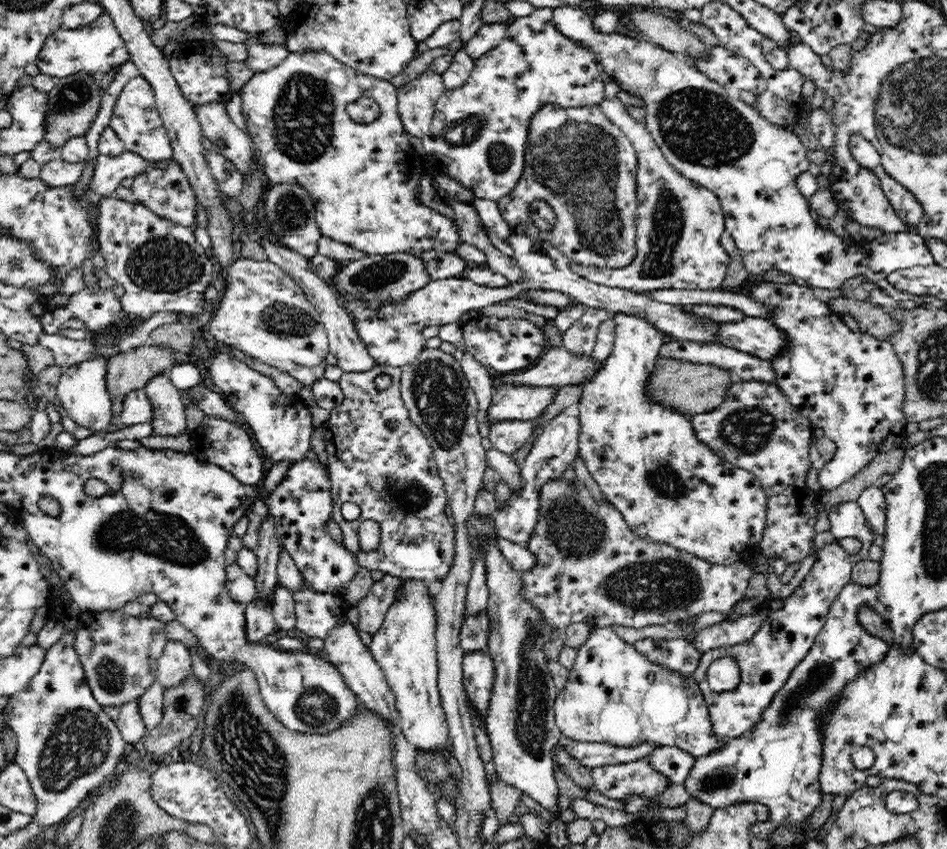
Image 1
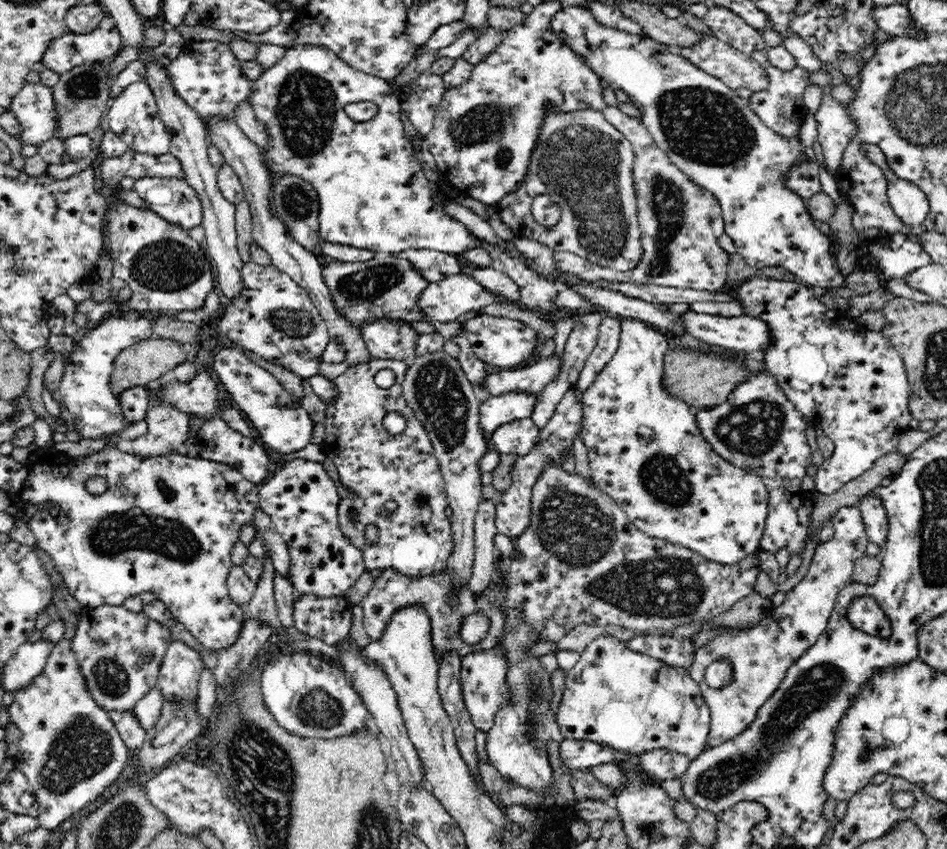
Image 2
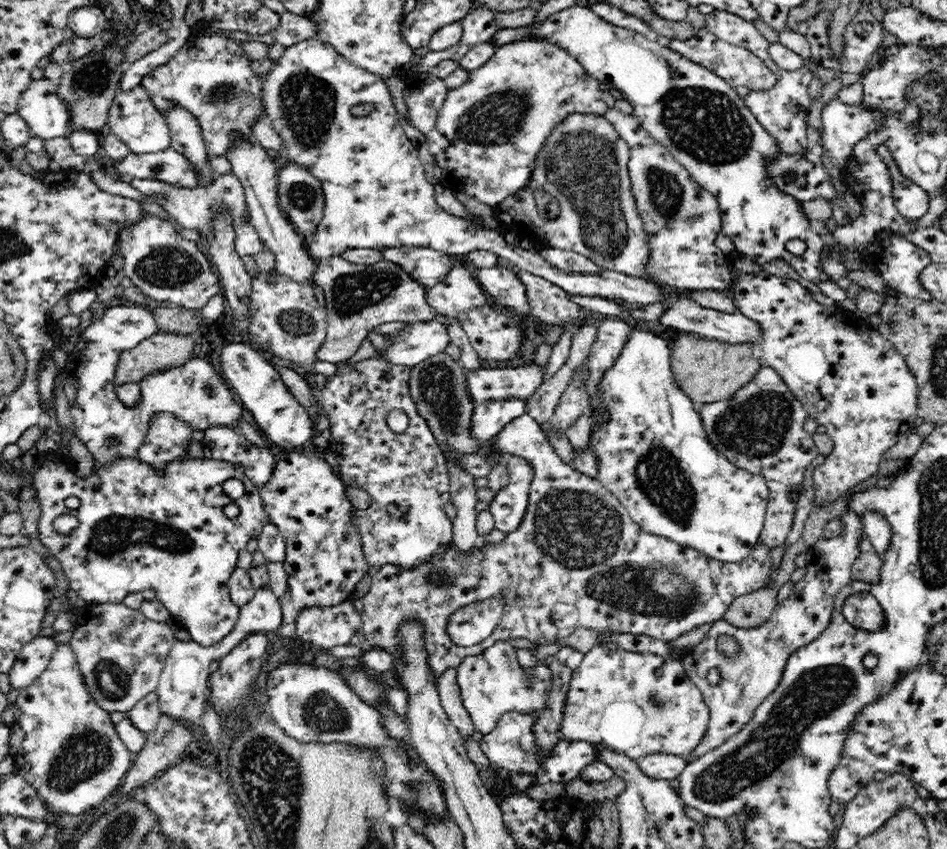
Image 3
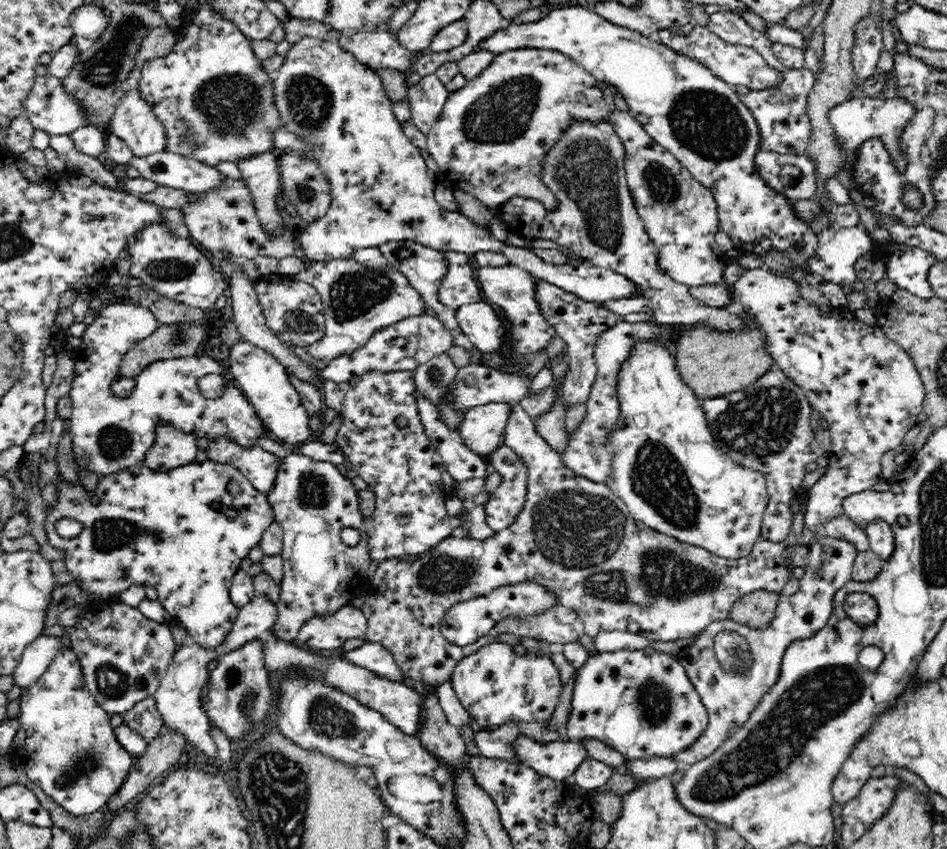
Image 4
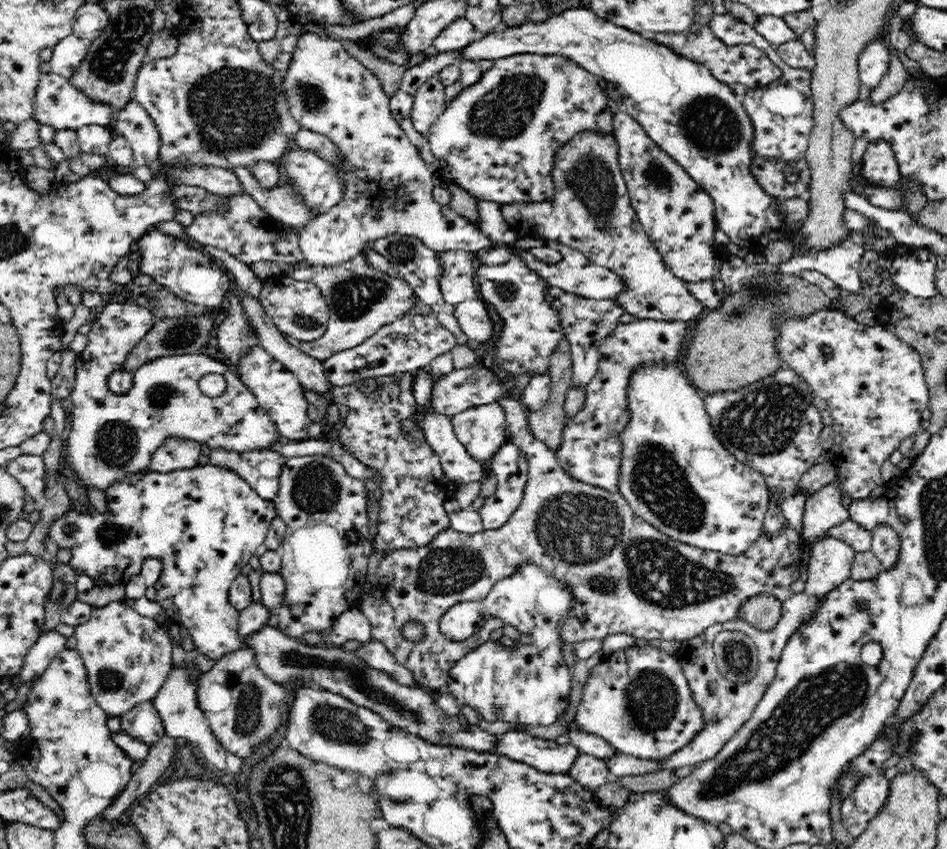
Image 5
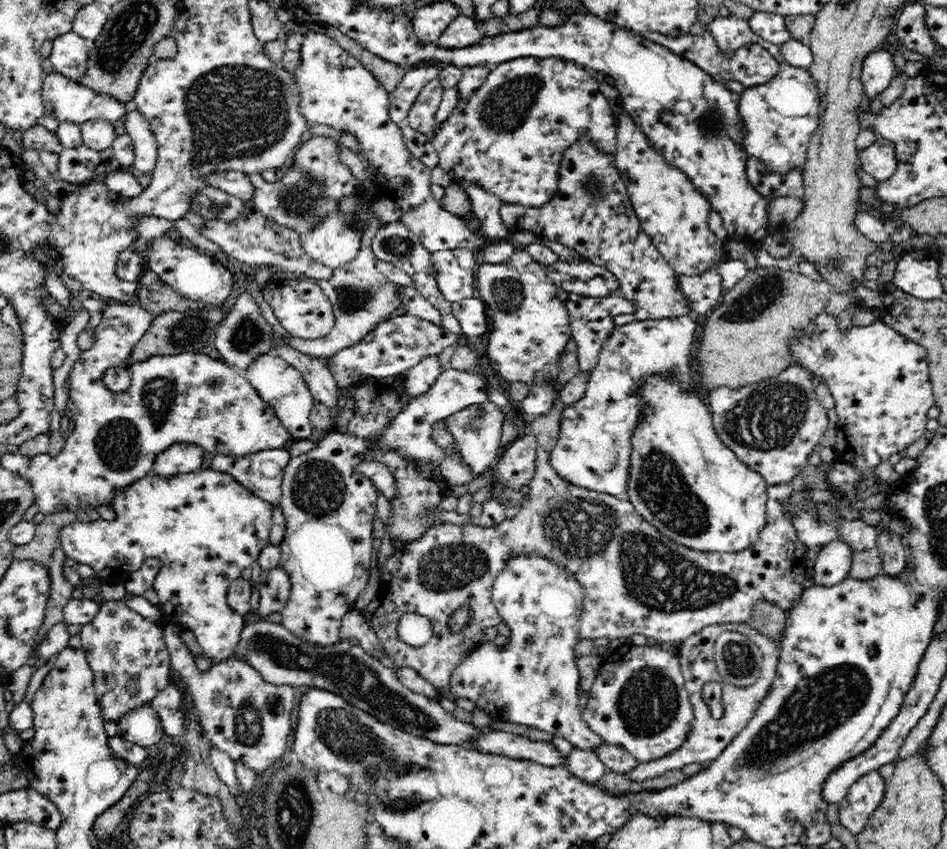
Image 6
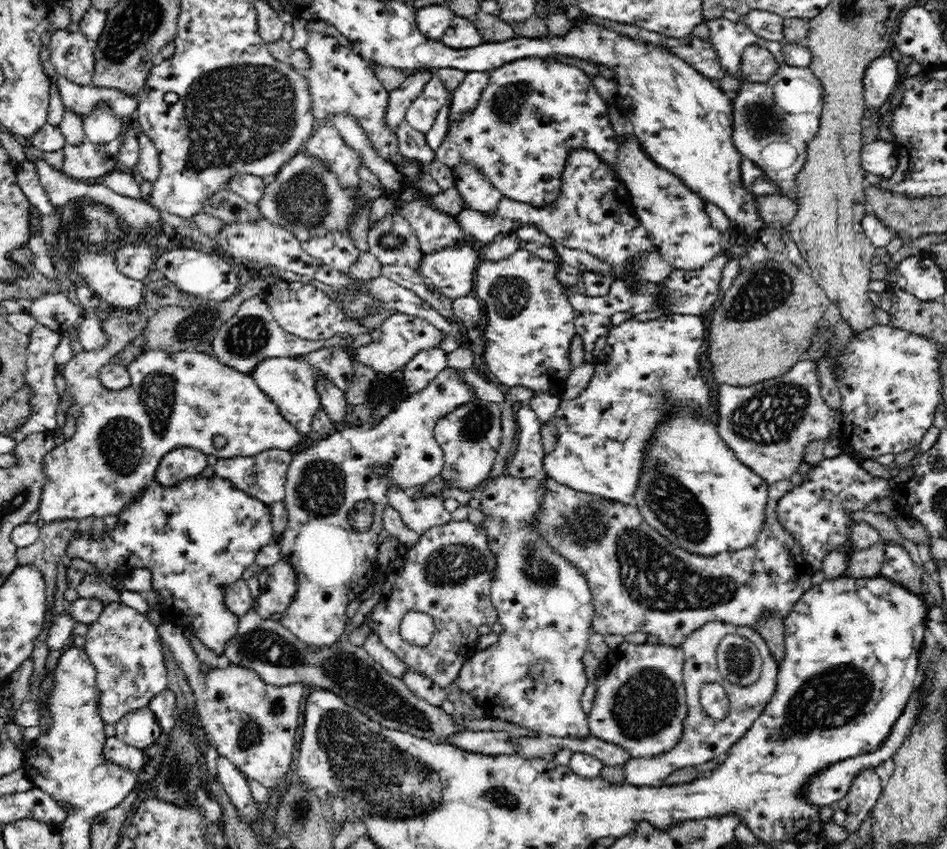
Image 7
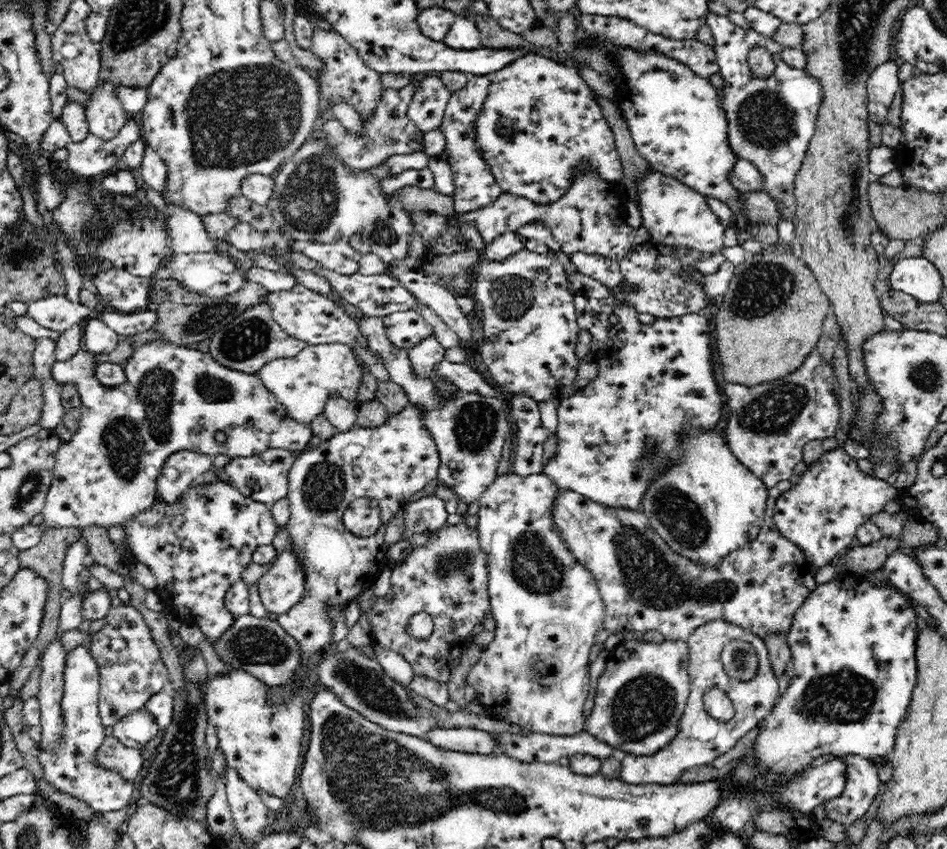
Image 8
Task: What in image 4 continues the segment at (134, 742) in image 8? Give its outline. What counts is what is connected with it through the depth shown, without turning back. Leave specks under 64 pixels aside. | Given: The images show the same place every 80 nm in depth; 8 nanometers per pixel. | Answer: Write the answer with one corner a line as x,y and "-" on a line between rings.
148,696
140,700
130,710
122,715
124,725
137,732
147,743
152,741
163,726
163,717
158,711
155,698

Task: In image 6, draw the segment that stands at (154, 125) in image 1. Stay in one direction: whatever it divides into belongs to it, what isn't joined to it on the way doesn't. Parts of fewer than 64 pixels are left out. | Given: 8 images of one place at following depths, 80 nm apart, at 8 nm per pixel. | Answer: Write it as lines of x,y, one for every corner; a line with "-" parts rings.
132,105
119,126
120,131
125,132
133,139
135,162
132,169
145,175
153,174
157,162
157,143
148,121

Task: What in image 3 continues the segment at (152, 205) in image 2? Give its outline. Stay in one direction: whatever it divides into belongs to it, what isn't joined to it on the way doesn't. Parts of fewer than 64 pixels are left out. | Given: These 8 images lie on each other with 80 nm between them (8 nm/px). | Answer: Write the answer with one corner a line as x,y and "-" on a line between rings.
230,173
216,176
214,180
204,188
186,188
183,185
166,184
160,180
135,178
129,185
132,194
140,192
146,196
154,197
154,202
163,207
166,212
175,218
175,224
188,230
196,230
202,236
202,246
207,246
213,230
212,216
218,210
218,206
225,206
234,221
236,238
234,238
235,251
242,256
253,256
258,252
268,251
266,244
260,241
257,231
251,224
250,213
245,201
245,190
240,179

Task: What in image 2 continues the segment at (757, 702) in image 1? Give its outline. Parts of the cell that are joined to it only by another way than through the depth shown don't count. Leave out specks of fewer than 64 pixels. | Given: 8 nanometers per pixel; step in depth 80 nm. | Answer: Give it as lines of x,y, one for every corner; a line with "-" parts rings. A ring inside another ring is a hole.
844,506
838,508
836,514
830,521
834,534
832,540
817,544
810,568
804,579
786,593
784,602
773,608
761,622
750,627
744,633
732,637
728,627
720,626
721,636
714,640
709,647
698,648
694,652
692,664
687,668
692,680
697,681
706,705
711,713
711,724
709,726
708,748
714,748
736,735
741,735
750,724
757,719
758,712
767,700
778,690
780,683
785,679
786,673
794,662
797,662
806,651
814,647
818,638
824,633
826,625
831,619
836,598
849,583
852,583
855,562
867,553
869,536
865,531
865,524
858,506
-
725,658
732,665
732,682
728,686
719,689
708,688
705,681
705,668
716,660

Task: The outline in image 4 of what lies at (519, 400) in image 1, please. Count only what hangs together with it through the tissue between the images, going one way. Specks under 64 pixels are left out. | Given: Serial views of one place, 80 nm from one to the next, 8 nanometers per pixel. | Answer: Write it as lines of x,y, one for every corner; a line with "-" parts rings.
490,403
466,410
458,435
463,443
478,456
487,456
502,444
512,403

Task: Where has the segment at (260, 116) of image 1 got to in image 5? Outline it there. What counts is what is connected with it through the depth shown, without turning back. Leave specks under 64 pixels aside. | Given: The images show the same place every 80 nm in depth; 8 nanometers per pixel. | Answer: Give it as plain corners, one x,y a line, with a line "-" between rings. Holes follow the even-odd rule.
305,32
298,37
292,52
292,62
283,73
282,86
287,97
290,115
301,128
318,132
336,144
345,162
344,169
338,169
342,179
342,200
328,212
316,214
309,224
298,232
299,247
307,265
334,266
348,262
358,256
366,243
385,239
394,234
412,237
436,252
479,251
495,246
475,222
460,216
449,205
440,205
434,198
433,173
418,155
417,148
410,142
404,130
392,117
389,97
374,73
356,60
337,39
328,39
315,33
-
555,241
545,242
546,246
561,252
562,260
556,264
546,264
540,262
535,256
532,256
526,249
512,248
512,254
520,255
528,267
538,273
540,278
544,279
549,286
556,286
569,293
577,294
581,297
596,300
616,300
617,296
625,291
625,283
622,277
612,272
609,268
598,266
592,262
587,262
587,258
579,251
569,246
558,244

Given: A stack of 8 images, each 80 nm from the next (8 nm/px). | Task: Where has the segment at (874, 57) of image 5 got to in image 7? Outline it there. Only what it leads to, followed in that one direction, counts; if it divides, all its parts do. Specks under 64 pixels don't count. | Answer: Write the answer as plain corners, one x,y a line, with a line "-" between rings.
889,55
872,60
864,74
865,107
871,113
878,111
897,87
898,65

